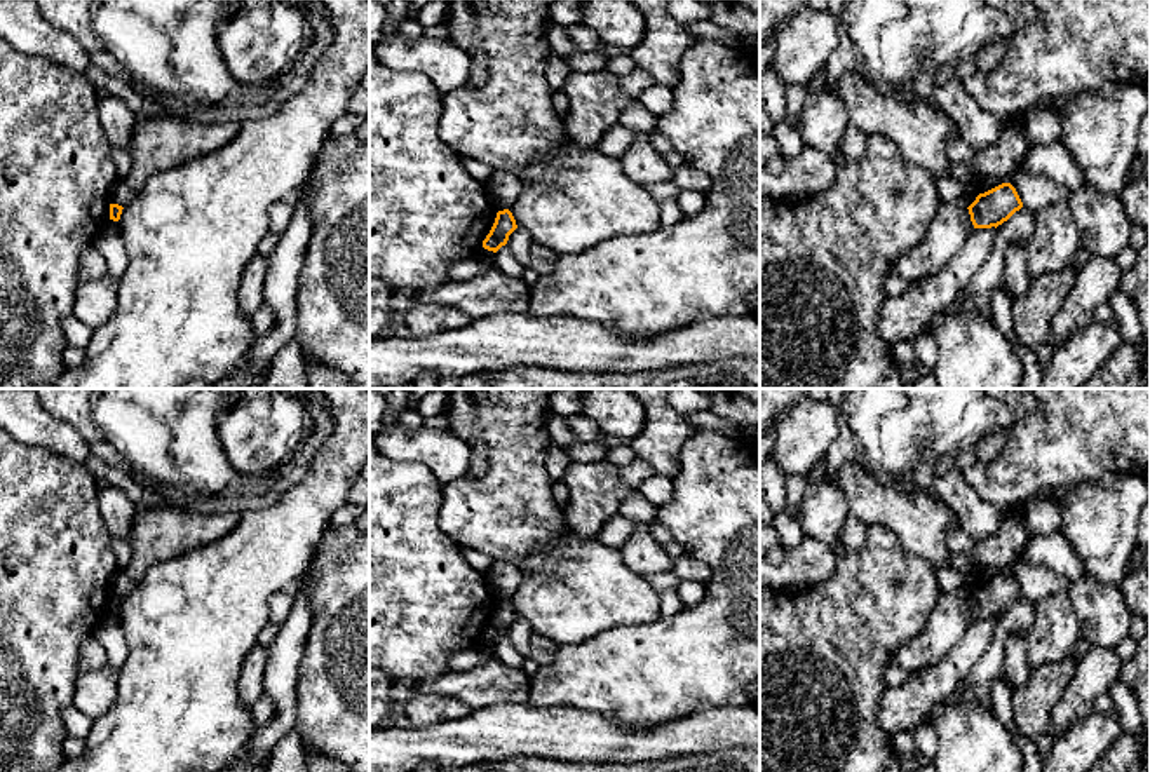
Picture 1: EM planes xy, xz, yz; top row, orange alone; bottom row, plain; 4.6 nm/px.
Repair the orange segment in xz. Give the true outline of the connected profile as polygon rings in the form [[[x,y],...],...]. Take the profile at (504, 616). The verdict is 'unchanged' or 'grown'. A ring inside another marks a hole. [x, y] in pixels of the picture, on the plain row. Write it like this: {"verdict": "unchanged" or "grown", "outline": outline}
{"verdict": "unchanged", "outline": [[[509,599],[498,601],[495,613],[483,631],[483,638],[497,643],[502,636],[507,634],[509,626],[518,619],[516,610]]]}

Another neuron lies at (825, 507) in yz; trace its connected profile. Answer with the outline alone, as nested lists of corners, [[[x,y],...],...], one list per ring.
[[[814,469],[807,476],[798,518],[803,535],[819,540],[840,558],[845,552],[840,542],[840,532],[849,516],[849,502],[836,488],[835,477],[828,477],[819,469]]]

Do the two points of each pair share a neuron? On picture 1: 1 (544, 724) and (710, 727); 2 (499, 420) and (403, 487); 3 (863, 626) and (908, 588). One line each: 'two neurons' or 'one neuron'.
1: one neuron
2: two neurons
3: one neuron

